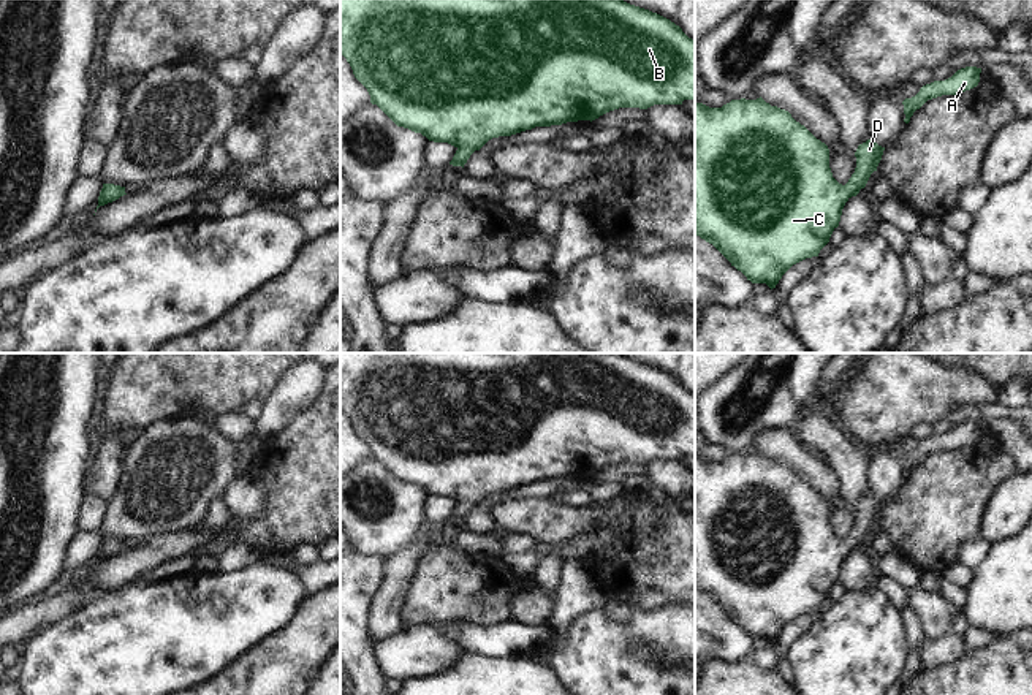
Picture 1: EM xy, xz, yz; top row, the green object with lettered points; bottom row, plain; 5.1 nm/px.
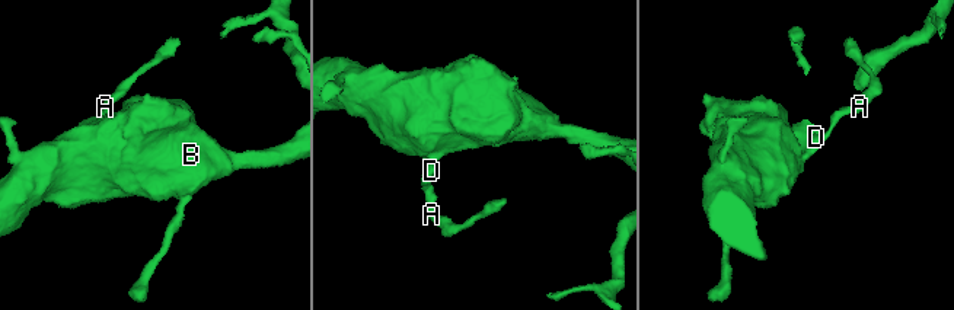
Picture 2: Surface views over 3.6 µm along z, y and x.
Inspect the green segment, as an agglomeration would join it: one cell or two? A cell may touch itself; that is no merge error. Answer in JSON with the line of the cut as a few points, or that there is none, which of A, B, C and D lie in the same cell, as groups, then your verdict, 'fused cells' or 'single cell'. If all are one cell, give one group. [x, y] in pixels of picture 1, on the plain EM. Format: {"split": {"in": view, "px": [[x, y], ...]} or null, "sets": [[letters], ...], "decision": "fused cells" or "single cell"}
{"split": null, "sets": [["A", "B", "C", "D"]], "decision": "single cell"}

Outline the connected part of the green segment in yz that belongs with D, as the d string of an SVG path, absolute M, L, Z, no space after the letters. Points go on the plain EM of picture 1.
M761 451L757 454L731 454L722 462L709 462L703 458L695 458L695 589L712 598L738 625L741 625L752 638L766 638L771 644L776 643L782 630L796 617L818 611L820 605L829 597L833 586L839 581L845 557L866 541L871 529L877 526L885 502L872 494L859 499L855 511L856 522L845 540L839 538L829 522L829 503L817 494L804 480L796 477L791 469L777 461L771 461Z

